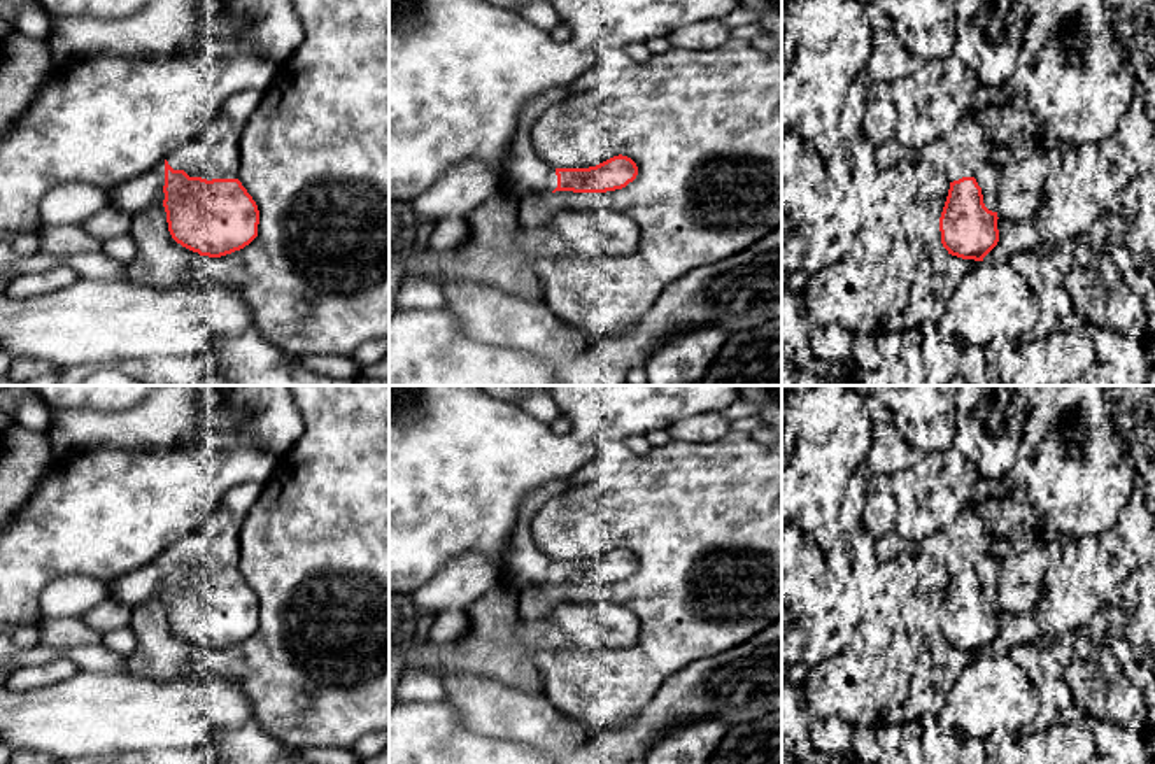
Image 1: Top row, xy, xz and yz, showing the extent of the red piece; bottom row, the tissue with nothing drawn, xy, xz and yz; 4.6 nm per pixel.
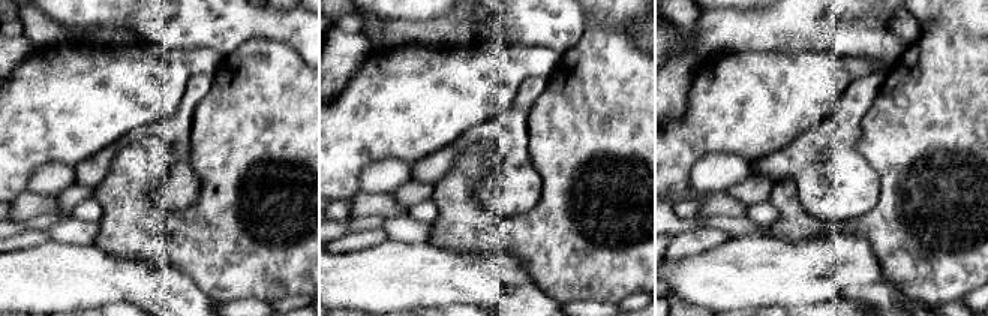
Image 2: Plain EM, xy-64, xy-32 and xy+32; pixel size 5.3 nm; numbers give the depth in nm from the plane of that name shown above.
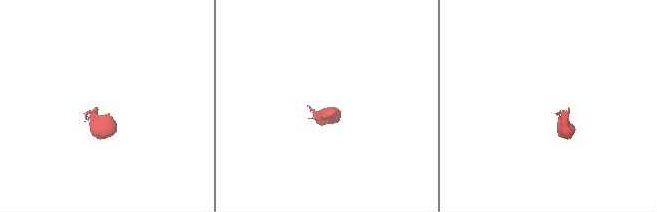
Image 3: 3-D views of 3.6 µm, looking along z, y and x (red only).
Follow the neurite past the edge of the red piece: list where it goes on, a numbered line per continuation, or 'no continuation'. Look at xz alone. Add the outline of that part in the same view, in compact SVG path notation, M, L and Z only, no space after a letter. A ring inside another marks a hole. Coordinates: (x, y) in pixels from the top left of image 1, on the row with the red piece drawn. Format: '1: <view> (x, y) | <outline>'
1: xz (526, 172) | M552 88L531 96L519 112L514 140L505 154L505 175L508 177L508 195L522 196L557 187L556 168L545 163L535 151L531 128L538 116L549 107L571 96L568 88Z

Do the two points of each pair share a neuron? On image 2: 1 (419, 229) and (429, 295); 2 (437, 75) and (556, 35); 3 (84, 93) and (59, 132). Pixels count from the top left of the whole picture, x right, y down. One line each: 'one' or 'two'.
1: two
2: two
3: one

